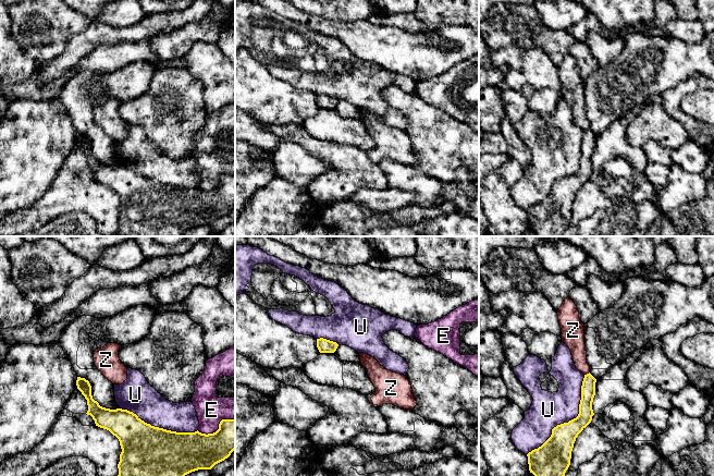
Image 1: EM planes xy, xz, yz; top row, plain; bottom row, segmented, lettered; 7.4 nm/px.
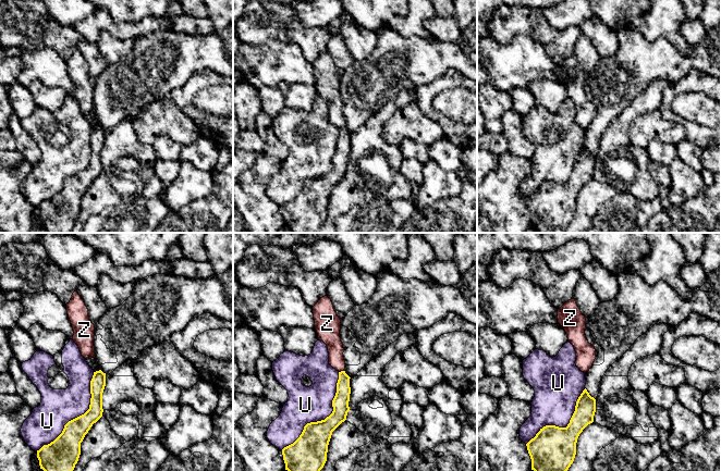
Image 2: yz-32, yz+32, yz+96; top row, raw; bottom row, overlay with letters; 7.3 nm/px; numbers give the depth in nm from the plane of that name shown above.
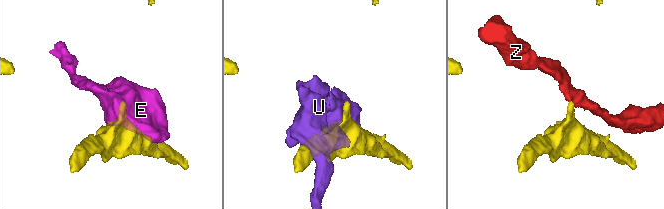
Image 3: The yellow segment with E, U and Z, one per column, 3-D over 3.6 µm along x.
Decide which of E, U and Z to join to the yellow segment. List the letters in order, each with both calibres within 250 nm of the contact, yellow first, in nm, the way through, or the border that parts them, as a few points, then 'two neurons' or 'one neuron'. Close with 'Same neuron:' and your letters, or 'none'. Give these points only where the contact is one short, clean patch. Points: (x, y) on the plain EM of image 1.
E: calibres 280 and 220 nm; two neurons
U: calibres 220 and 260 nm; two neurons
Z: calibres 110 and 130 nm; border yz (589, 127), (585, 131); two neurons
Same neuron: none

